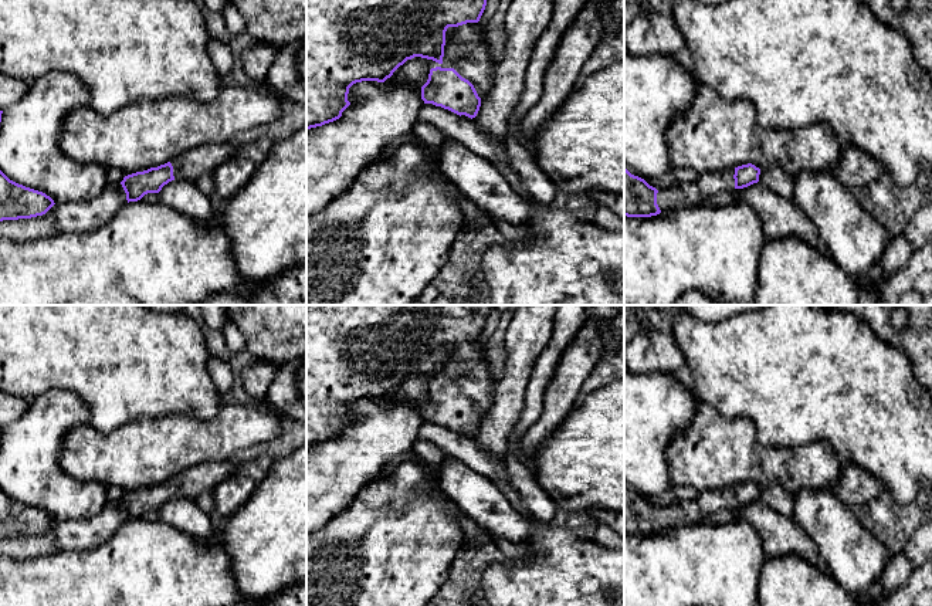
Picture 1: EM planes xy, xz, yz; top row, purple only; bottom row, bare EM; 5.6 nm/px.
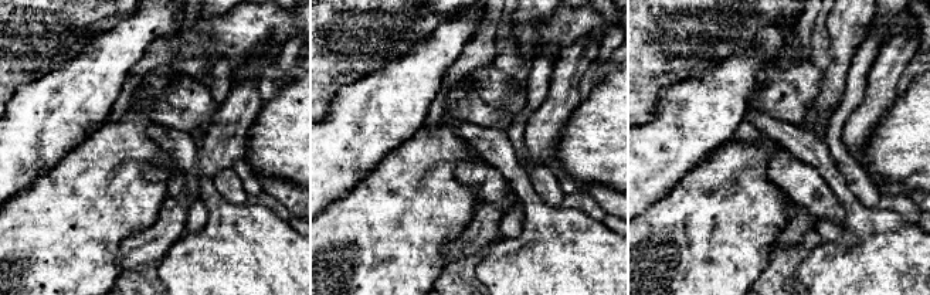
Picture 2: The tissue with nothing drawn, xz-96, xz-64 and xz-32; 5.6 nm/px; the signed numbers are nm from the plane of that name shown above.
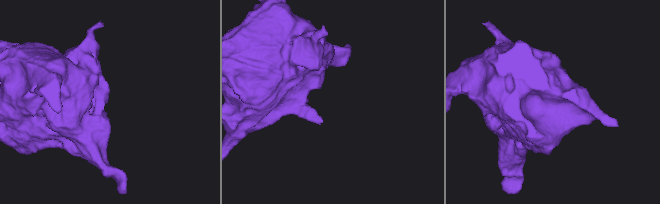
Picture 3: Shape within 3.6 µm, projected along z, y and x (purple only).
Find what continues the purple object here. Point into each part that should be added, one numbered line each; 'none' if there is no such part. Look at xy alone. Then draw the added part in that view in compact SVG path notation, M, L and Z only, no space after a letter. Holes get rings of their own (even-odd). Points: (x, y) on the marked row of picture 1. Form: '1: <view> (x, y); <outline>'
1: xy (200, 161); M230 141L224 143L204 143L199 148L184 152L182 156L170 160L174 179L194 182L203 175L210 175L224 160L240 153L243 146Z

